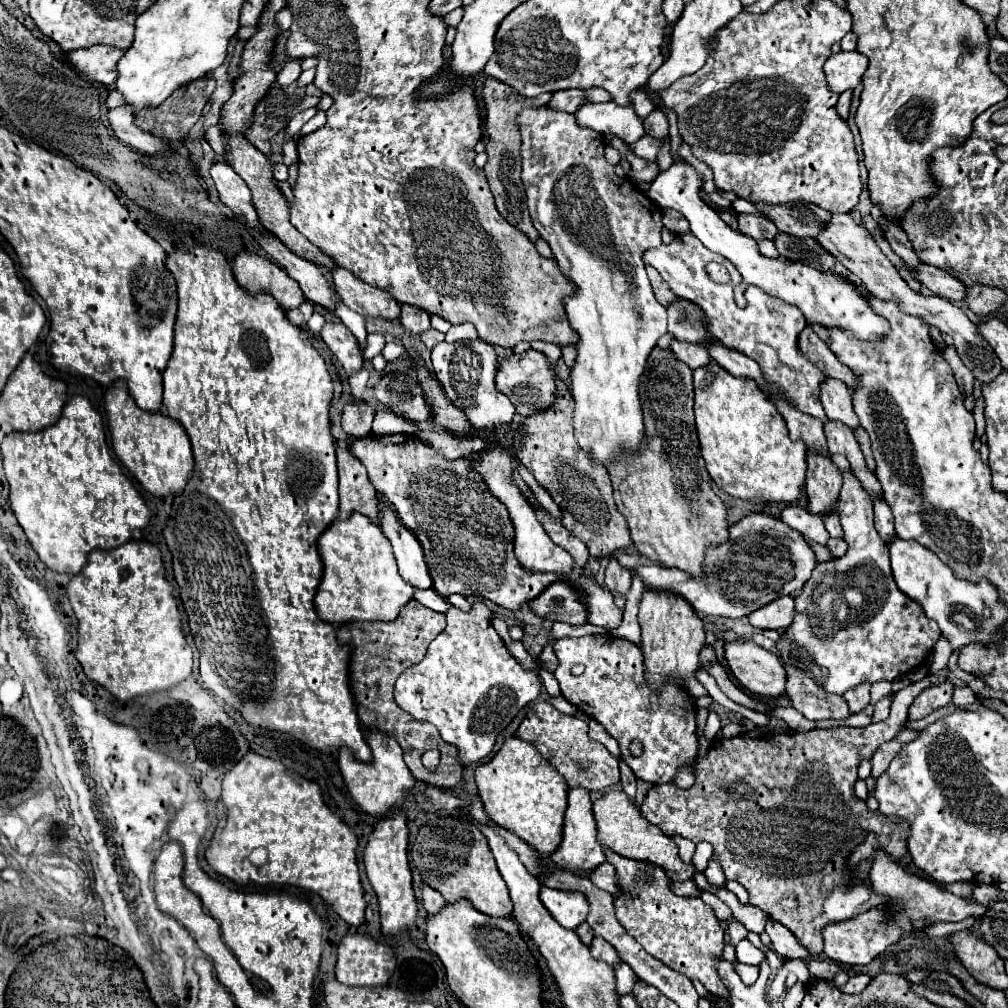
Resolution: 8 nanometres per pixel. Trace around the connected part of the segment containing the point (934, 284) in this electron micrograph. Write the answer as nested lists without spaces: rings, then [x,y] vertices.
[[[924,265],[924,267],[916,269],[916,273],[918,273],[918,281],[924,283],[934,295],[946,297],[950,301],[960,301],[966,297],[968,287],[964,285],[964,281],[960,281],[952,273],[946,273],[940,267]]]

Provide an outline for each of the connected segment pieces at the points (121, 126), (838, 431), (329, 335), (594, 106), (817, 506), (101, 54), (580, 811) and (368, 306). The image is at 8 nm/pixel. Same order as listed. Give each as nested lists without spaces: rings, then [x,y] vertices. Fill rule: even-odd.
[[[128,105],[116,107],[116,109],[108,109],[108,121],[116,133],[116,137],[128,145],[132,145],[134,149],[154,155],[154,153],[162,153],[166,151],[166,141],[160,141],[156,137],[152,137],[150,133],[138,129],[132,121],[132,109],[128,109]]]
[[[828,419],[824,423],[824,435],[828,441],[830,453],[842,453],[850,461],[850,469],[860,479],[862,487],[868,493],[880,493],[880,483],[878,483],[876,475],[872,471],[868,471],[868,467],[864,463],[864,455],[858,447],[858,441],[856,441],[852,429],[840,421]]]
[[[326,323],[320,337],[328,345],[328,349],[338,357],[338,361],[342,363],[342,367],[348,375],[354,375],[354,373],[364,369],[362,349],[360,349],[356,337],[348,331],[346,325]]]
[[[586,101],[584,105],[580,105],[574,117],[580,127],[604,135],[614,133],[622,137],[628,145],[634,145],[640,137],[644,137],[644,127],[640,117],[634,113],[634,107],[620,107],[614,101],[608,103]]]
[[[808,451],[808,473],[804,491],[808,495],[810,513],[824,515],[838,499],[842,487],[842,471],[826,453]]]
[[[92,45],[86,49],[68,51],[68,61],[86,77],[102,85],[112,85],[116,81],[116,61],[122,57],[122,53],[122,49]]]
[[[568,789],[568,809],[564,815],[564,831],[562,831],[562,843],[560,847],[550,855],[552,863],[556,863],[562,869],[568,869],[572,873],[588,873],[588,869],[594,869],[604,861],[602,845],[596,839],[596,825],[592,815],[592,801],[590,793],[586,789]]]
[[[336,267],[332,275],[334,275],[336,291],[352,311],[364,317],[374,315],[384,319],[394,319],[400,315],[398,301],[386,289],[374,287],[342,267]]]

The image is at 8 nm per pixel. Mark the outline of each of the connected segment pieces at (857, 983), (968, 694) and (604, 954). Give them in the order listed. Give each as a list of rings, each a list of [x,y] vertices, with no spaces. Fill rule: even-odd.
[[[854,975],[854,977],[850,977],[850,981],[844,985],[844,987],[840,987],[844,993],[860,993],[860,991],[864,991],[866,987],[868,987],[868,981],[870,981],[872,977],[870,975]]]
[[[956,687],[954,689],[954,695],[952,695],[952,703],[954,705],[960,705],[960,707],[966,707],[970,703],[976,701],[976,695],[970,687]]]
[[[594,937],[592,945],[590,945],[590,953],[592,953],[592,957],[594,957],[596,961],[604,961],[604,963],[608,963],[610,967],[622,963],[618,951],[616,951],[608,941],[604,941],[602,937]]]

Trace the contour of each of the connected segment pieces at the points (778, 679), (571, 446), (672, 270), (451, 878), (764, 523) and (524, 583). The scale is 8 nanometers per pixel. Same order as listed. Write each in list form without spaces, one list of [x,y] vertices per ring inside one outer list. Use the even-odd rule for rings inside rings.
[[[752,639],[726,643],[726,661],[744,689],[760,697],[786,695],[786,671],[772,651],[758,647]]]
[[[556,379],[558,399],[552,409],[536,413],[536,417],[522,419],[524,437],[516,439],[516,457],[536,477],[536,481],[552,495],[556,505],[562,509],[562,525],[580,541],[586,543],[592,557],[602,559],[618,549],[632,545],[624,515],[618,511],[614,501],[614,487],[606,469],[592,465],[586,453],[576,445],[572,433],[574,401],[568,387]]]
[[[692,233],[676,237],[670,245],[650,249],[648,253],[644,253],[644,263],[654,265],[658,269],[658,273],[670,285],[674,295],[684,297],[688,301],[696,301],[696,305],[700,305],[704,309],[704,313],[710,321],[708,329],[720,343],[752,357],[762,367],[764,377],[768,377],[768,381],[774,383],[776,387],[784,389],[788,399],[800,411],[810,413],[810,415],[818,417],[820,421],[826,421],[826,413],[822,409],[820,389],[818,389],[820,381],[826,375],[820,373],[820,369],[816,369],[812,363],[808,363],[800,355],[798,345],[796,345],[798,333],[808,325],[804,321],[804,315],[800,313],[800,309],[794,309],[794,305],[784,305],[784,301],[780,301],[776,297],[768,297],[766,293],[762,293],[762,289],[756,289],[752,285],[746,287],[748,305],[744,309],[740,309],[734,301],[734,287],[742,281],[740,273],[734,269],[732,263],[724,261],[724,257],[706,249]],[[710,261],[716,261],[728,269],[728,273],[732,277],[730,283],[718,285],[718,283],[710,281],[710,277],[706,275],[706,269],[704,269],[706,263],[710,263]]]
[[[456,815],[454,827],[440,827],[432,823],[422,825],[410,853],[412,853],[414,865],[422,875],[422,881],[438,889],[448,903],[462,897],[462,899],[468,899],[478,911],[490,917],[506,917],[512,913],[508,887],[500,877],[500,871],[496,867],[488,841],[484,833],[476,825],[472,825],[472,821],[468,821],[466,817]],[[444,869],[452,873],[444,875]]]
[[[750,513],[730,527],[730,539],[724,545],[716,549],[708,549],[704,567],[708,571],[708,579],[704,583],[690,579],[680,569],[664,569],[660,565],[640,565],[632,573],[638,575],[644,581],[644,587],[650,591],[668,591],[668,593],[684,597],[700,617],[738,619],[738,617],[750,615],[754,609],[760,609],[762,605],[768,605],[770,601],[778,597],[784,597],[784,595],[790,595],[792,591],[802,589],[804,583],[810,579],[812,569],[816,567],[816,555],[812,547],[808,545],[808,541],[800,535],[800,531],[788,527],[782,519],[766,515],[766,513]]]
[[[404,433],[368,435],[364,439],[356,439],[350,451],[366,467],[376,491],[390,501],[400,521],[418,537],[424,549],[430,577],[434,579],[434,589],[442,597],[448,597],[450,593],[460,593],[464,597],[476,595],[506,609],[518,609],[534,595],[538,595],[546,585],[562,579],[562,575],[552,573],[526,573],[518,565],[512,553],[512,521],[508,517],[508,511],[504,509],[504,505],[500,505],[500,501],[496,501],[496,497],[484,485],[482,477],[472,469],[472,457],[446,461],[438,451]]]

